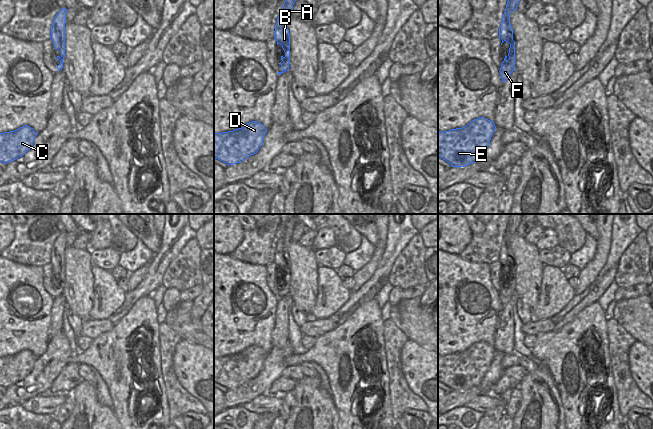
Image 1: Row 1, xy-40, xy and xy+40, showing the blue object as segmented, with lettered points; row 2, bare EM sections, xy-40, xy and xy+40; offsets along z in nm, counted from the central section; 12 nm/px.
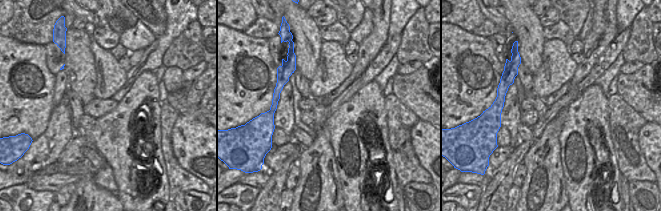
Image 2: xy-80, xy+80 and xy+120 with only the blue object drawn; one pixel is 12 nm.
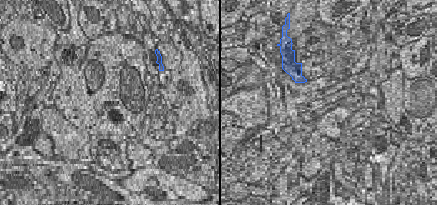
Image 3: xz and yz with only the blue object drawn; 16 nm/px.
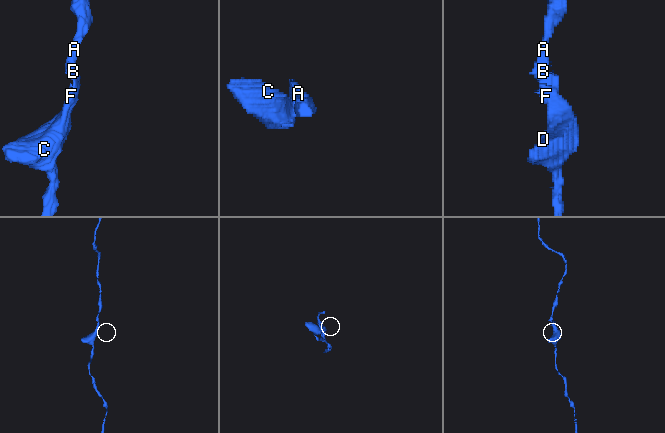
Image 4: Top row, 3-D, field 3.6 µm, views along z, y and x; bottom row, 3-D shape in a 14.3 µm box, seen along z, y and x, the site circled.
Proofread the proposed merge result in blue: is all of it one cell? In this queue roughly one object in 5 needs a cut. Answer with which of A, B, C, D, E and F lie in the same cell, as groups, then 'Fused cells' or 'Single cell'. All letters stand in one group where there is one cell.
Groups: A B C D E F. Single cell.

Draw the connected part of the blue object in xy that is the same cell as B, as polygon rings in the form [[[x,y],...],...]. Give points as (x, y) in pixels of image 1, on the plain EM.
[[[295,215],[290,218],[281,233],[280,238],[277,242],[277,247],[275,249],[275,255],[274,255],[274,262],[277,265],[277,269],[280,268],[285,276],[285,280],[281,280],[281,292],[283,293],[282,296],[278,296],[278,299],[281,297],[284,297],[289,294],[289,288],[290,288],[290,260],[289,260],[289,254],[287,252],[287,249],[289,247],[289,244],[291,241],[291,236],[293,234],[293,229],[297,223],[298,219],[295,217]]]

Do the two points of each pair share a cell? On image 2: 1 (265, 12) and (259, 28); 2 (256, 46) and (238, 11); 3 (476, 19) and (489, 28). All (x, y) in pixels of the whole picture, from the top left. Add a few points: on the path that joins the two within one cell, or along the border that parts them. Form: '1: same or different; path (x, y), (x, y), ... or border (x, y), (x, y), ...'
1: different; border (274, 13), (272, 19), (257, 17)
2: different; border (227, 26), (243, 32)
3: different; border (486, 19), (471, 32)

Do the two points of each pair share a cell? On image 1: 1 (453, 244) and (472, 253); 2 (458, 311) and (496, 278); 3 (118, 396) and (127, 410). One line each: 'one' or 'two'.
1: two
2: two
3: one

